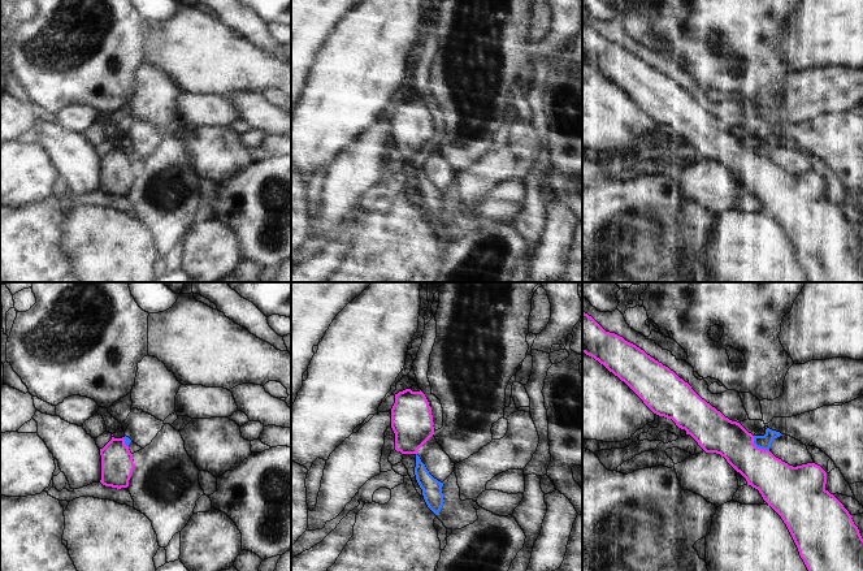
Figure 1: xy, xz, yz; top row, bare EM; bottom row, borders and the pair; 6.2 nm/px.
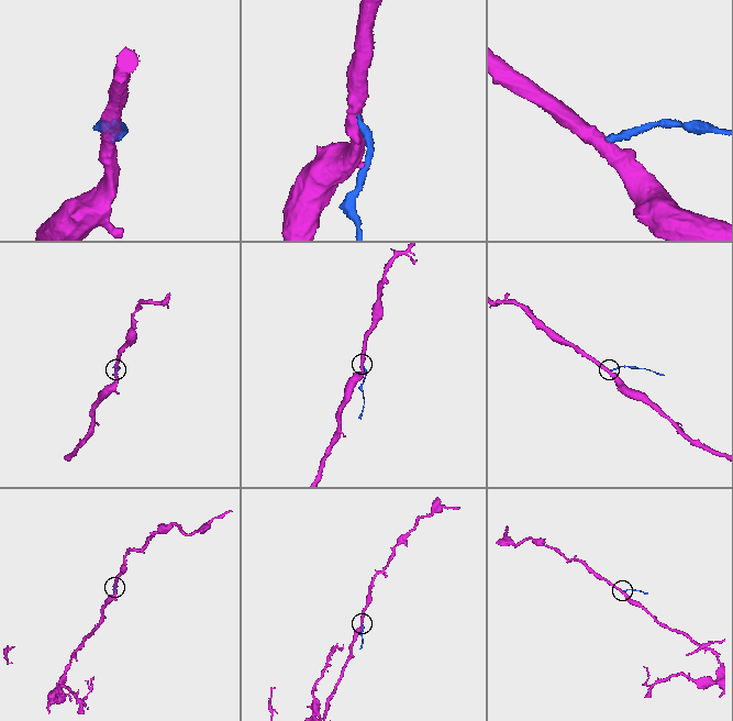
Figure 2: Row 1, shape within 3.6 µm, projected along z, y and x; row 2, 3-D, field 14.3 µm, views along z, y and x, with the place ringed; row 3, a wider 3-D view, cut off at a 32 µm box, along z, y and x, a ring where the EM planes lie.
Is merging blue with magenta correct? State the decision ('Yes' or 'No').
No

